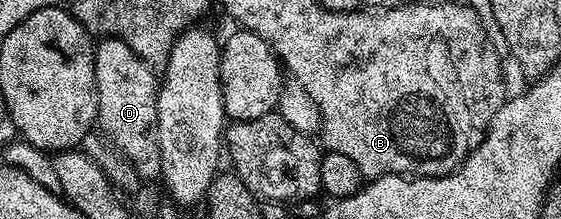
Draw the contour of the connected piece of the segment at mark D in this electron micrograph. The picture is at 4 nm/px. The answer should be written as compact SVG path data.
M102 37L96 43L95 84L97 122L106 138L131 160L143 180L161 178L161 149L157 131L157 92L159 78L150 66L122 38Z

